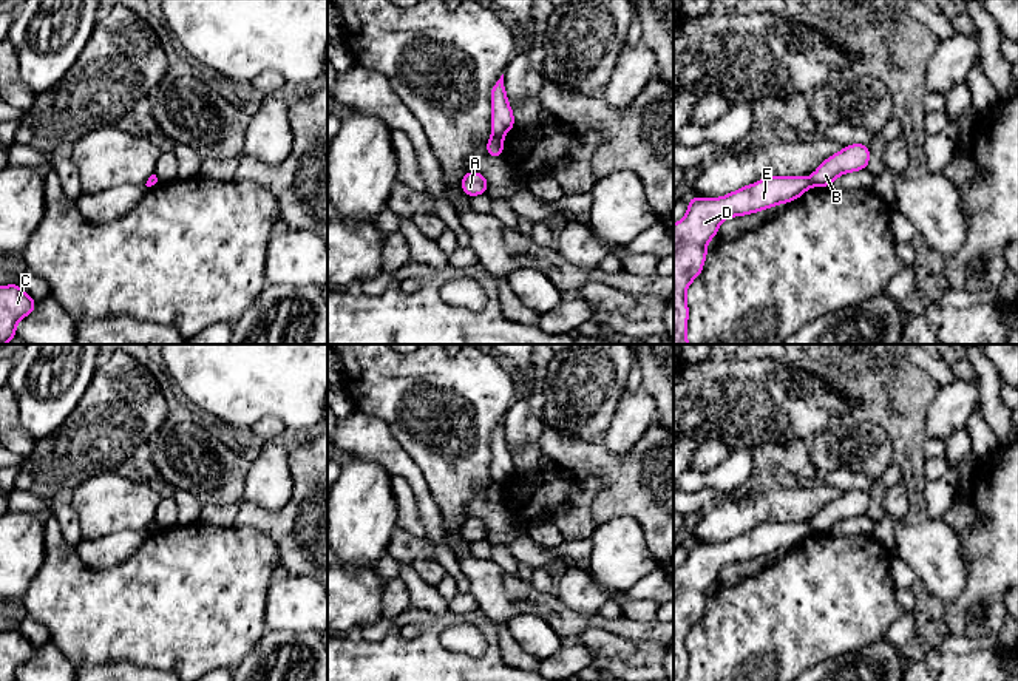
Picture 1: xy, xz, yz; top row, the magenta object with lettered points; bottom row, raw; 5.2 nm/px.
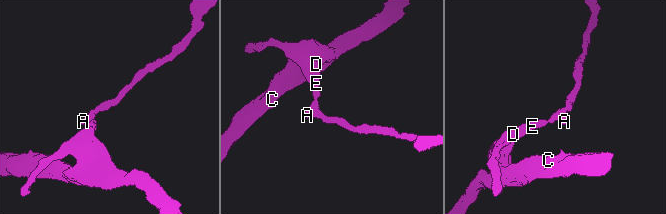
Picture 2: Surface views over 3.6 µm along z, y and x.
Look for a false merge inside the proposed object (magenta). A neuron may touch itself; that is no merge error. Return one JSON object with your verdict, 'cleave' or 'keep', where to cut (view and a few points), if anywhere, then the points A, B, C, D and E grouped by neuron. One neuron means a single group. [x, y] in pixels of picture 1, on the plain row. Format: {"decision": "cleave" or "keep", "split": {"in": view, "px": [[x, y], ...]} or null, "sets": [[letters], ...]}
{"decision": "cleave", "split": {"in": "xz", "px": [[493, 481], [501, 482]]}, "sets": [["A", "B"], ["C", "D", "E"]]}

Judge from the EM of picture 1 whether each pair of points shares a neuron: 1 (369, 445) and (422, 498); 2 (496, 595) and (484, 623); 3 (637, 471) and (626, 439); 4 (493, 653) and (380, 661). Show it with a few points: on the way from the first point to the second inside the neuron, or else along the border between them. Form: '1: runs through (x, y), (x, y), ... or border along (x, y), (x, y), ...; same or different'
1: runs through (385, 451), (417, 482); same
2: border along (478, 609), (495, 624); different
3: border along (652, 422), (623, 454), (612, 454), (601, 443); different
4: runs through (465, 664), (408, 664); same

